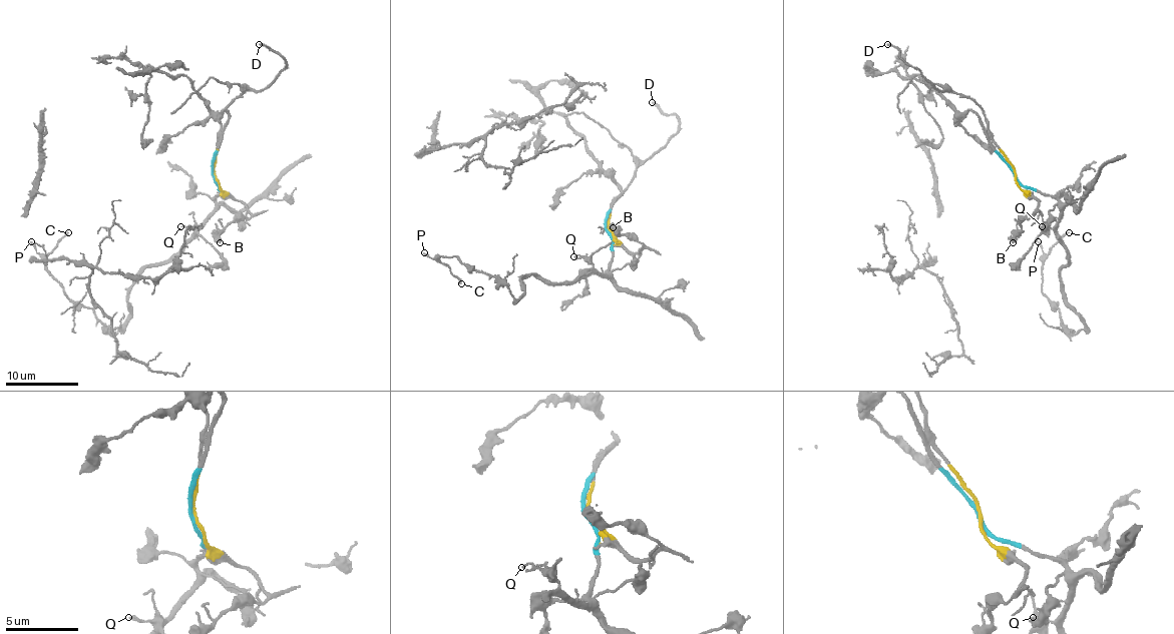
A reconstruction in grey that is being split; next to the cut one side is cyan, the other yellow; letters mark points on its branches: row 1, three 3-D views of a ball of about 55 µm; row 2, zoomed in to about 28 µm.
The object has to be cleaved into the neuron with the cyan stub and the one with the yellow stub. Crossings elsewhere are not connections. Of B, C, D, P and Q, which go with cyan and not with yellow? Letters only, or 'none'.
C, P, Q

